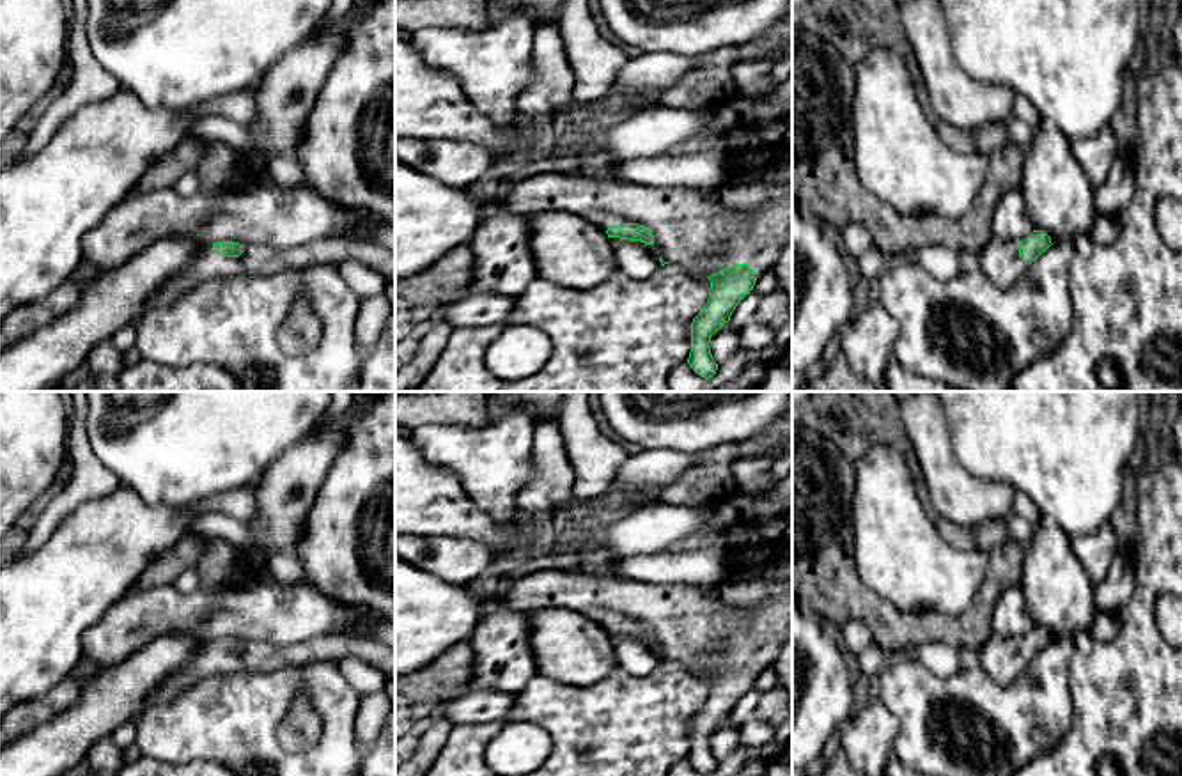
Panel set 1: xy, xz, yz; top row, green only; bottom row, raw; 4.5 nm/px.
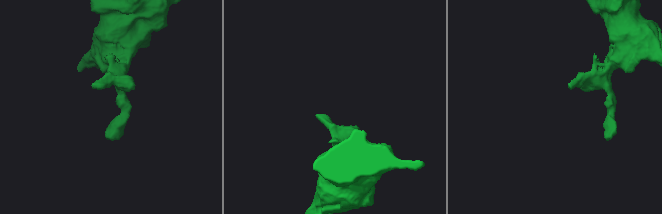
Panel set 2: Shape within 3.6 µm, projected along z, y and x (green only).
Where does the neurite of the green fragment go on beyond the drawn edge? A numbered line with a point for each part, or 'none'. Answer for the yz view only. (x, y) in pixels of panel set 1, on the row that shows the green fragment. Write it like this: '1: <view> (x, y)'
1: yz (1000, 261)

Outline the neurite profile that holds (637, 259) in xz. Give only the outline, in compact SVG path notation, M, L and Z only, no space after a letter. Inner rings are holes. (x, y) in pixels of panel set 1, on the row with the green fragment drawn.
M610 237L618 269L634 280L649 278L659 266L659 253L654 244Z

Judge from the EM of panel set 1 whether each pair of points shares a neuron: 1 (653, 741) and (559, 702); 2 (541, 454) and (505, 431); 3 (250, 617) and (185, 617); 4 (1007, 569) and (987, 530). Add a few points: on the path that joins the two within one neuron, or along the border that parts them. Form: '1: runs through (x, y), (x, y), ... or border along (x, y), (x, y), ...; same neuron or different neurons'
1: runs through (629, 736), (603, 736), (582, 721); same neuron
2: border along (534, 426), (532, 477), (521, 488); different neurons
3: runs through (234, 615), (201, 615); same neuron
4: border along (1009, 539), (989, 553); different neurons

